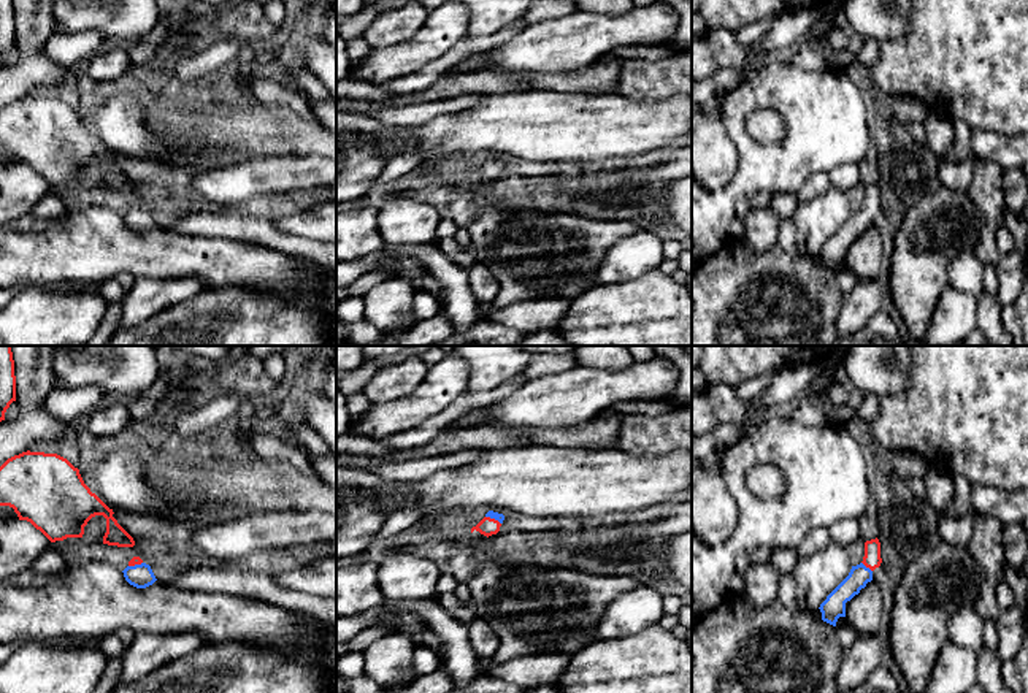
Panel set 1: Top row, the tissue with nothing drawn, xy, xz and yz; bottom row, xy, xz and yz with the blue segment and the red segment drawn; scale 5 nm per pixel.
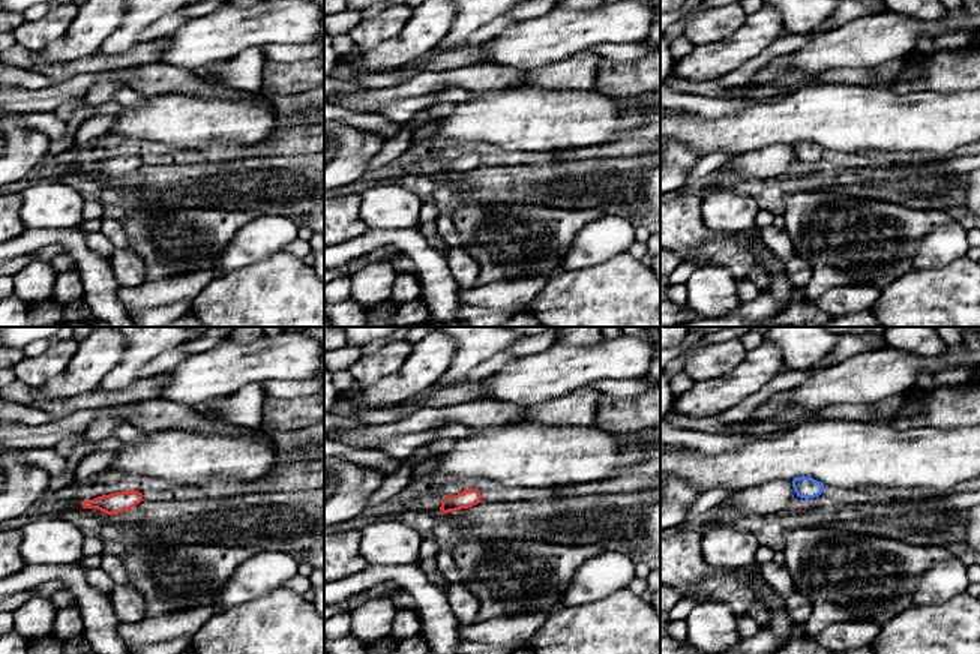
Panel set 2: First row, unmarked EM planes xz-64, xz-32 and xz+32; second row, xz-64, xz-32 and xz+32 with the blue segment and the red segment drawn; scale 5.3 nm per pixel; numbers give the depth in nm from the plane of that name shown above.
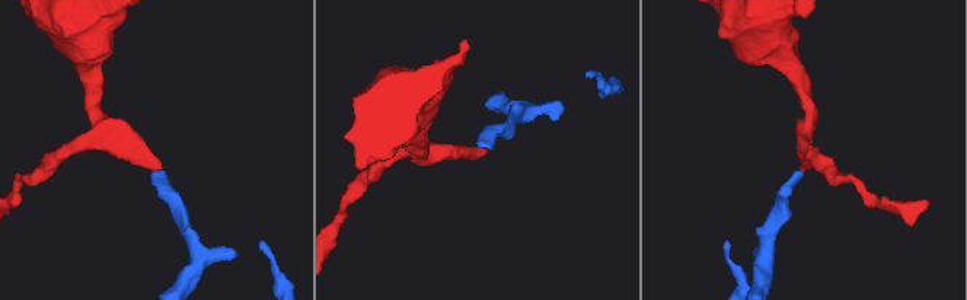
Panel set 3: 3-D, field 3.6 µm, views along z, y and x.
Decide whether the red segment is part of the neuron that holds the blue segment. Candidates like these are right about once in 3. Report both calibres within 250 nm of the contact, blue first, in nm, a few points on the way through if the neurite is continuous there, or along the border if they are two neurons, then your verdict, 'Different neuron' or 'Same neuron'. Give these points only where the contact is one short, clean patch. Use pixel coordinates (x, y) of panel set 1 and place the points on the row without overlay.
Thickness 110 nm (blue) against 90 nm. Path across: yz (835, 249), (865, 211), (871, 203). Same neuron

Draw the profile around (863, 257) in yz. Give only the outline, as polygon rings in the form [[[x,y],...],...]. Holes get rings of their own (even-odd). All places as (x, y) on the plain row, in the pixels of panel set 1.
[[[871,225],[846,247],[846,265],[860,279],[876,279],[880,271],[882,255],[882,235]]]

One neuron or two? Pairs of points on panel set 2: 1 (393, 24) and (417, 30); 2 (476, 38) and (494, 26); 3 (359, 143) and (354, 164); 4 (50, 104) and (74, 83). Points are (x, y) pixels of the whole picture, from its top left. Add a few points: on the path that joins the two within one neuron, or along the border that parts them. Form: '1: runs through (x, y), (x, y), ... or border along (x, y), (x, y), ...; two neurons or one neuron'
1: border along (411, 15), (398, 35), (372, 47); two neurons
2: runs through (480, 36), (490, 30); one neuron
3: runs through (356, 147), (354, 159); one neuron
4: runs through (56, 98), (68, 89); one neuron

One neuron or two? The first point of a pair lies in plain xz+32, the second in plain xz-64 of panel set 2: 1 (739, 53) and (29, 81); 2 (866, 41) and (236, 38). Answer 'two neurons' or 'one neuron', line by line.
1: two neurons
2: one neuron

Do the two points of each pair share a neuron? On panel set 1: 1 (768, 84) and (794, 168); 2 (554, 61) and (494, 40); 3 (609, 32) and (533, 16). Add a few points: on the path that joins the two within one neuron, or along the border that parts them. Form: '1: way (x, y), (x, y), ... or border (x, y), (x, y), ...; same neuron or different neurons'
1: way (789, 105), (795, 111), (795, 148); same neuron
2: border (529, 26), (487, 53); different neurons
3: border (562, 16), (541, 19), (529, 26); different neurons

